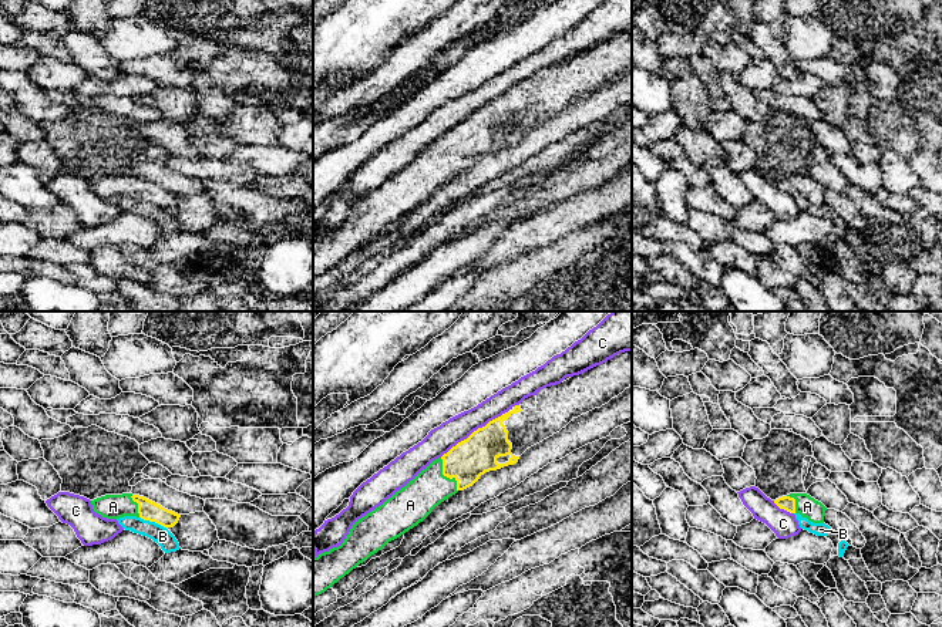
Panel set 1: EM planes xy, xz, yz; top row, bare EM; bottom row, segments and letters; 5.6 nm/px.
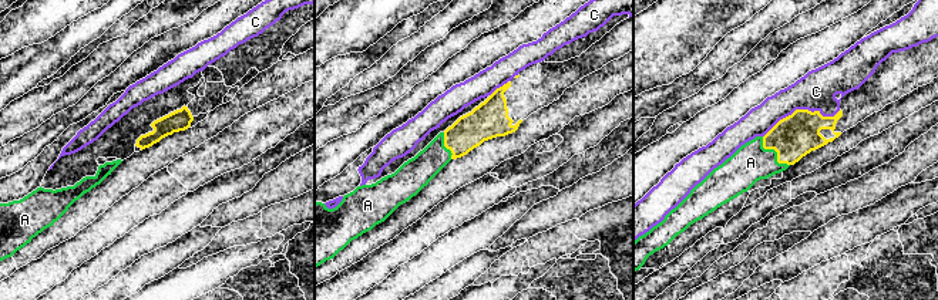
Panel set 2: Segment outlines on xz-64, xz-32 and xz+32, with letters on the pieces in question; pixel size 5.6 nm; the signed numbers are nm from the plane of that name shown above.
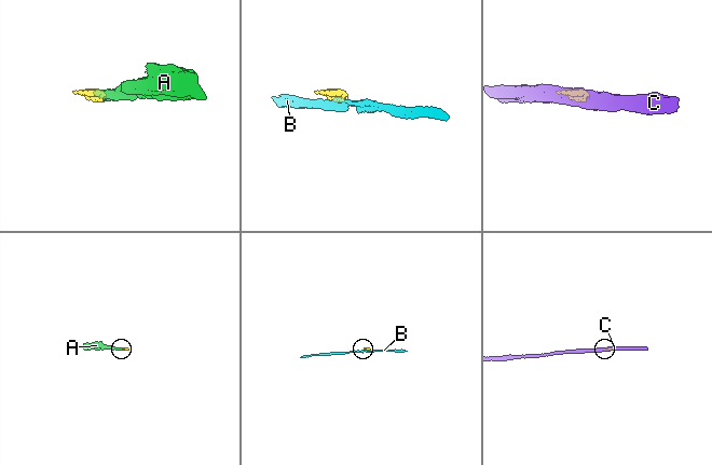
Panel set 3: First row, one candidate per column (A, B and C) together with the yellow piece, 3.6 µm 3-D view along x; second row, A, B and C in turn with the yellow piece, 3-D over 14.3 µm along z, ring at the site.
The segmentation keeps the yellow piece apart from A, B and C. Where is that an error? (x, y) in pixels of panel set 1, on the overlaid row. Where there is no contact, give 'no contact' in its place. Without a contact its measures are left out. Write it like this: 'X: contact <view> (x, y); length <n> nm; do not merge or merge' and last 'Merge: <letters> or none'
A: contact xz (447, 477); length 220 nm; merge
B: contact xy (152, 521); length 170 nm; do not merge
C: contact xz (474, 431); length 480 nm; do not merge
Merge: A

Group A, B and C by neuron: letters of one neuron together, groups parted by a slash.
A / B / C

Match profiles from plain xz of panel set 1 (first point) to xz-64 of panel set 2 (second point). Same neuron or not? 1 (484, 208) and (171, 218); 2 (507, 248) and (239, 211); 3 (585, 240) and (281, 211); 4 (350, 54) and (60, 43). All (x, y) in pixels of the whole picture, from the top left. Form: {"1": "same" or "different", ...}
{"1": "different", "2": "same", "3": "same", "4": "different"}

